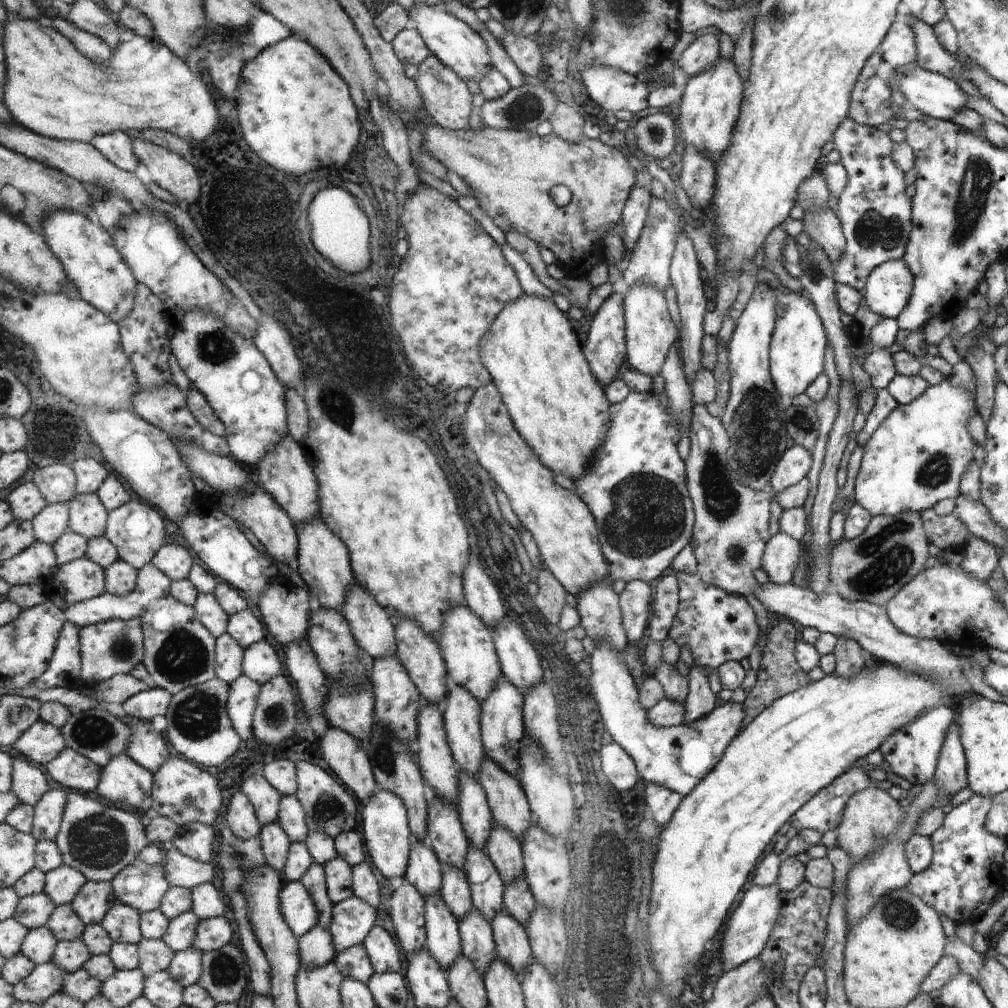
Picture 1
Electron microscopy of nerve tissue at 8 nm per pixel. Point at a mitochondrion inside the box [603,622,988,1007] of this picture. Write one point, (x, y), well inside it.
(901, 915)

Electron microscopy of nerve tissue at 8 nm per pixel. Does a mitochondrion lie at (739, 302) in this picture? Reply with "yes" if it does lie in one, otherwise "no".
no

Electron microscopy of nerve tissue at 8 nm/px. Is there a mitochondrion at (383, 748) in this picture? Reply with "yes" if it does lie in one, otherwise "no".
yes

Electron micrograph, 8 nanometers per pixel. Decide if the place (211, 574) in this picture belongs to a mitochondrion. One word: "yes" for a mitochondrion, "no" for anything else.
no

